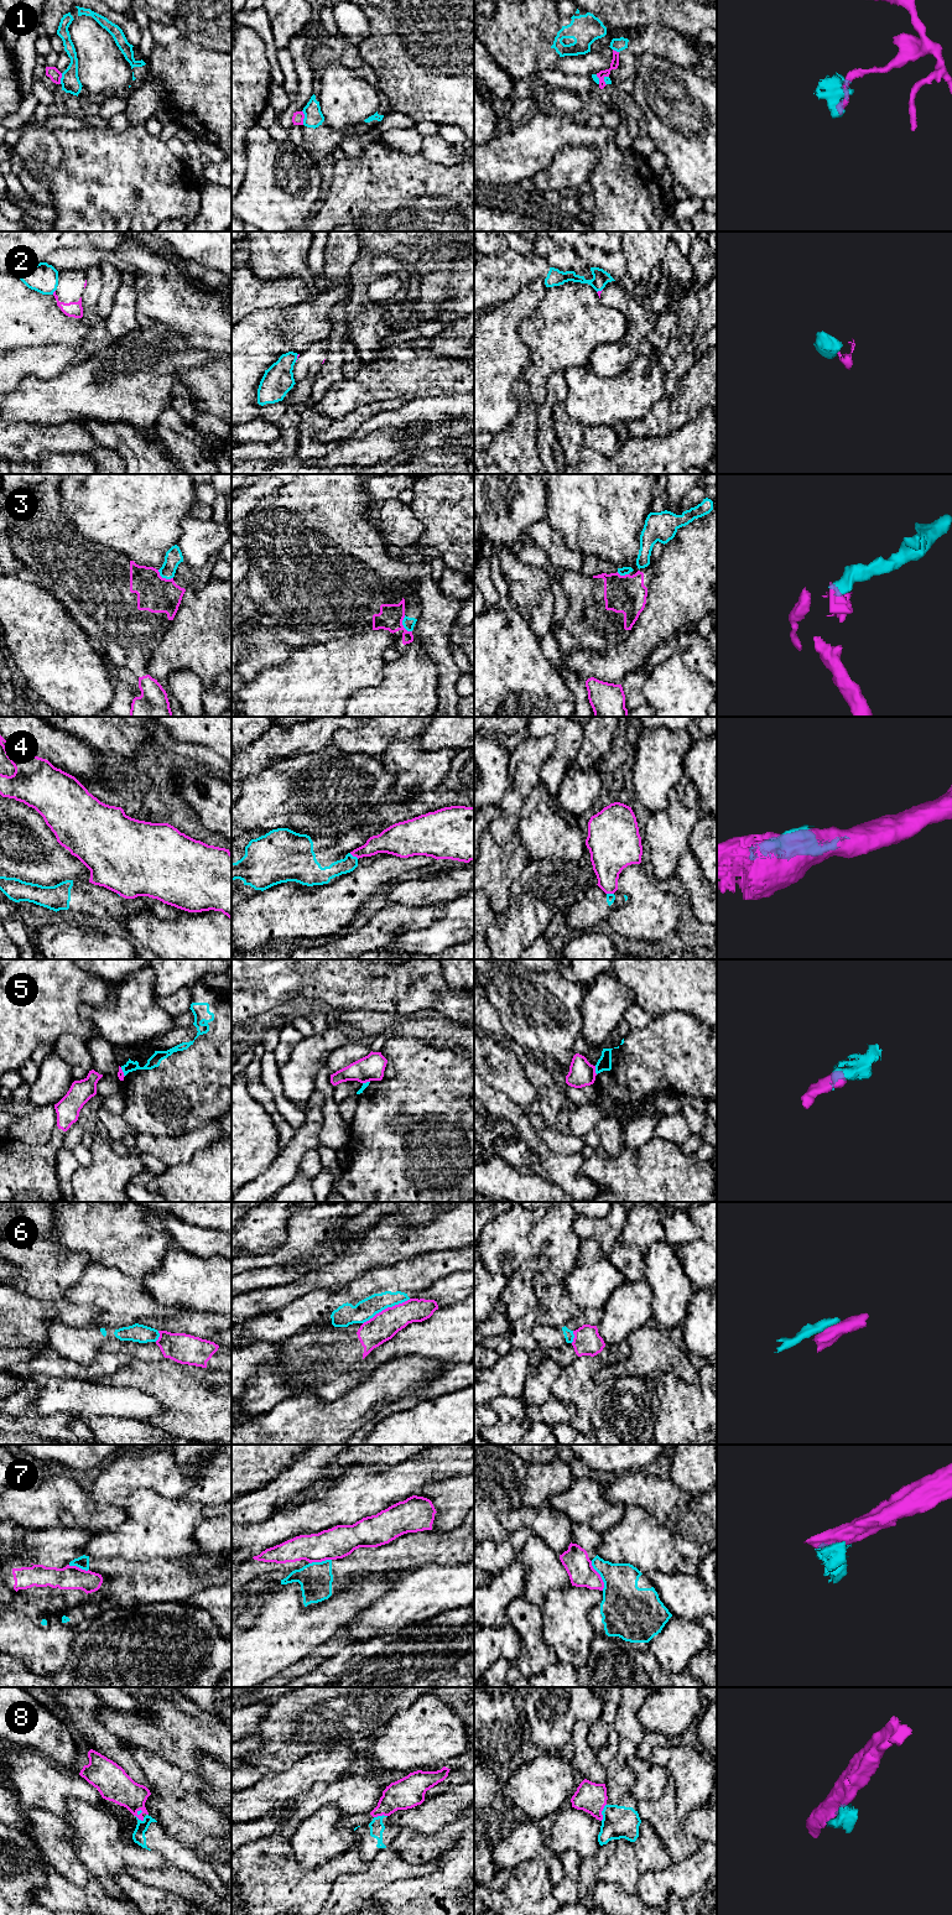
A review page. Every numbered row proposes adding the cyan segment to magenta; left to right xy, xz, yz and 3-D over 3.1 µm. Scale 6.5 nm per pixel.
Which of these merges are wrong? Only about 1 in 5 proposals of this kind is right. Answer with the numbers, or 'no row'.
1, 2, 3, 4, 5, 6, 7, 8

